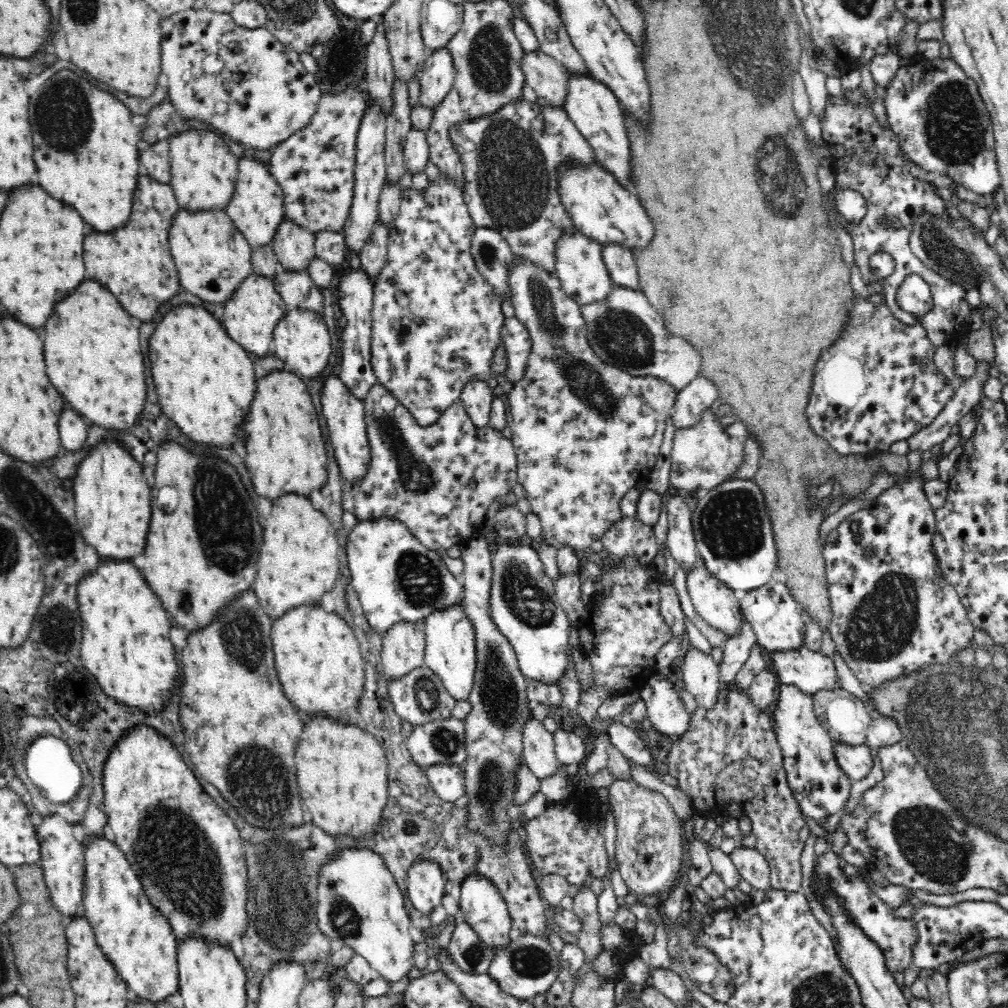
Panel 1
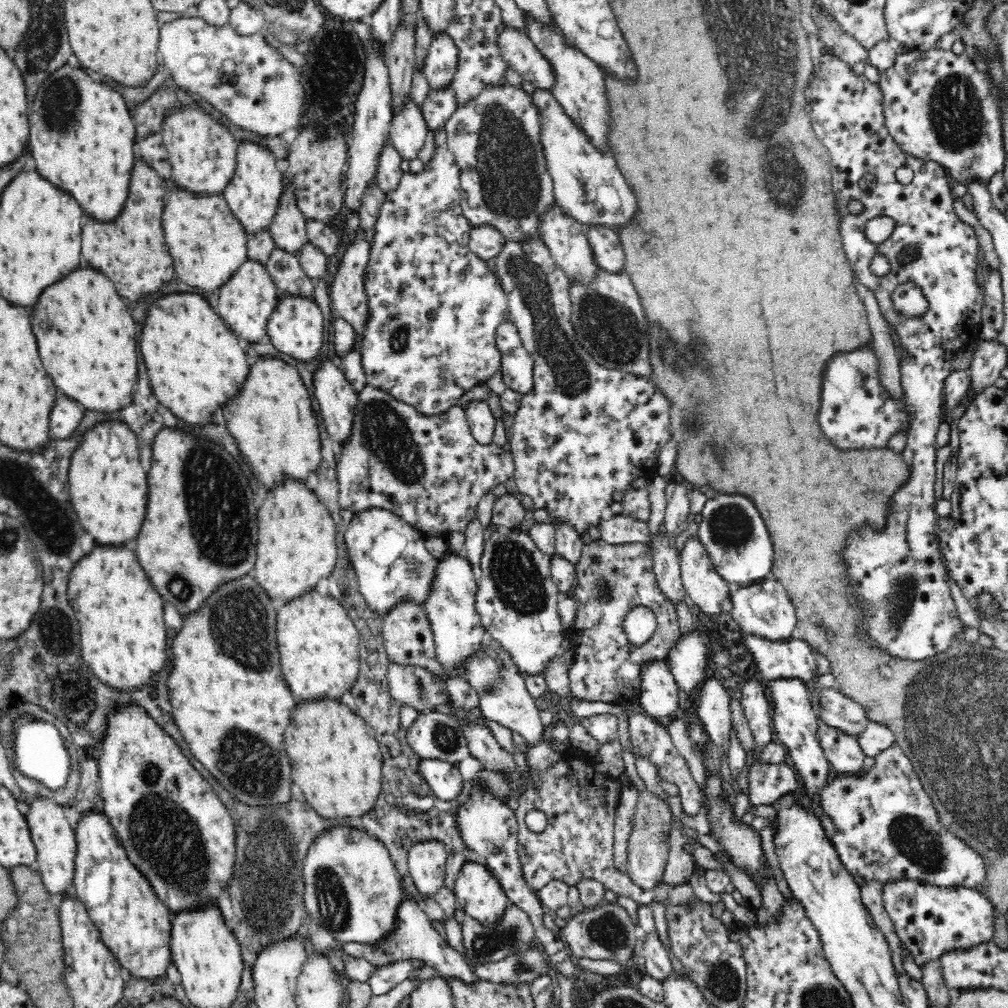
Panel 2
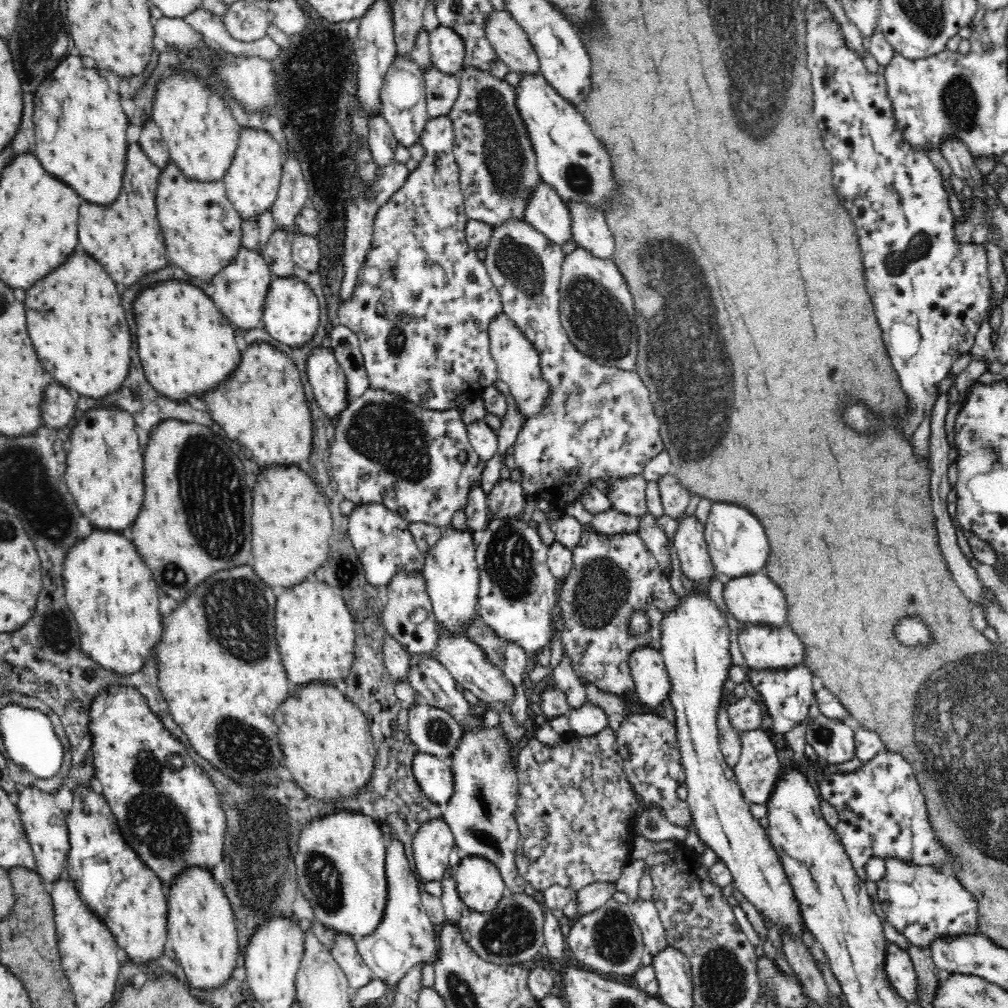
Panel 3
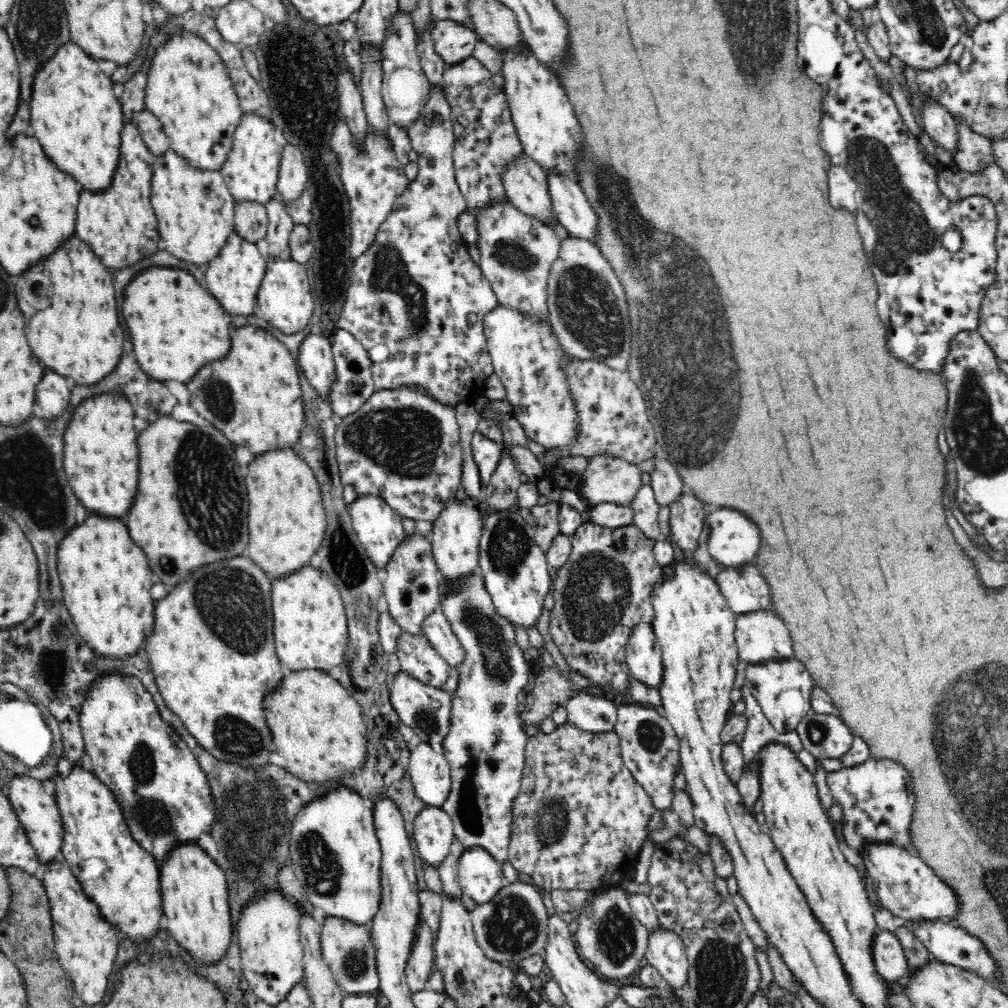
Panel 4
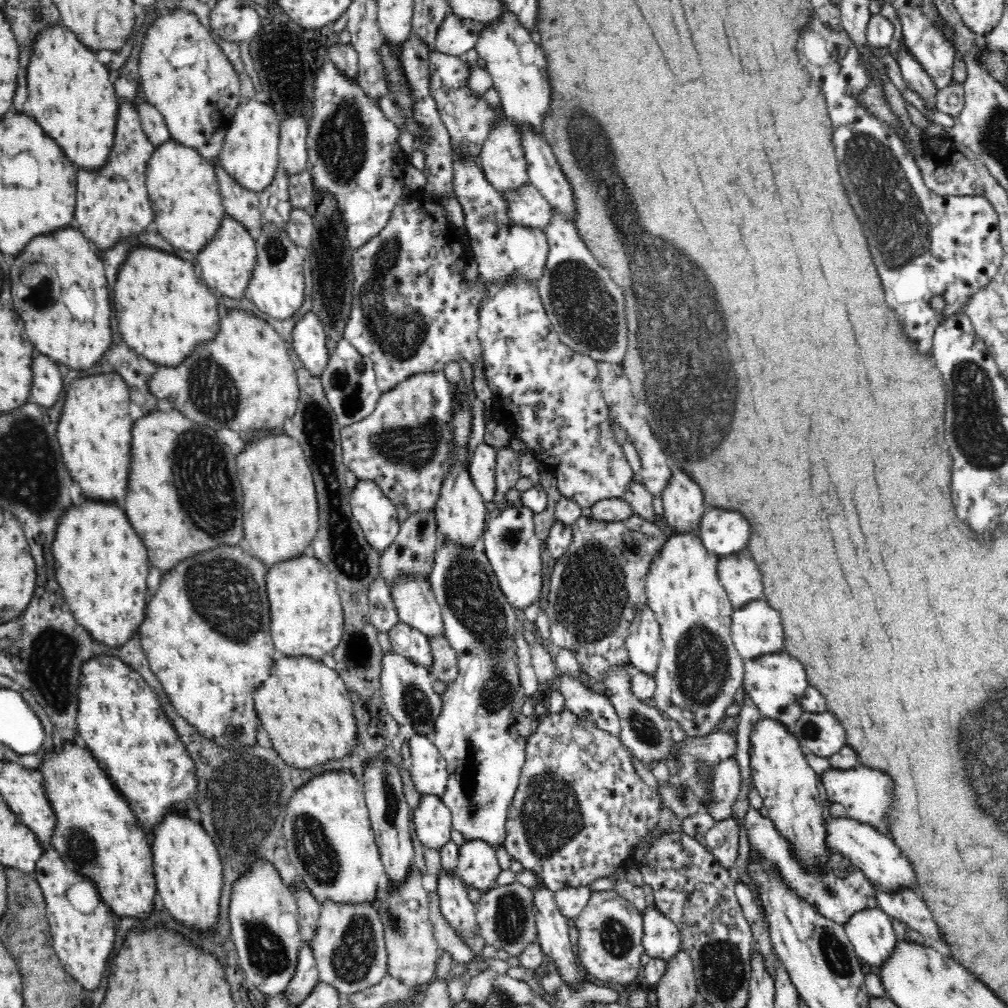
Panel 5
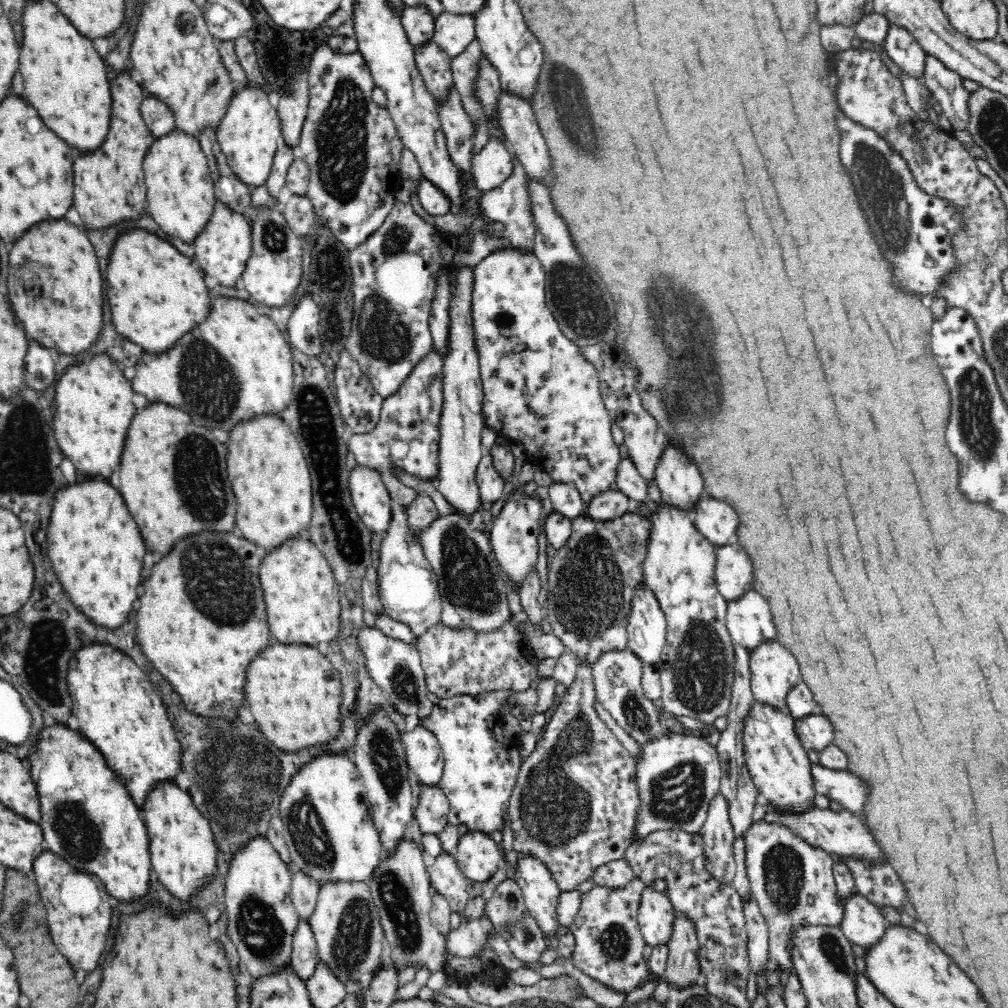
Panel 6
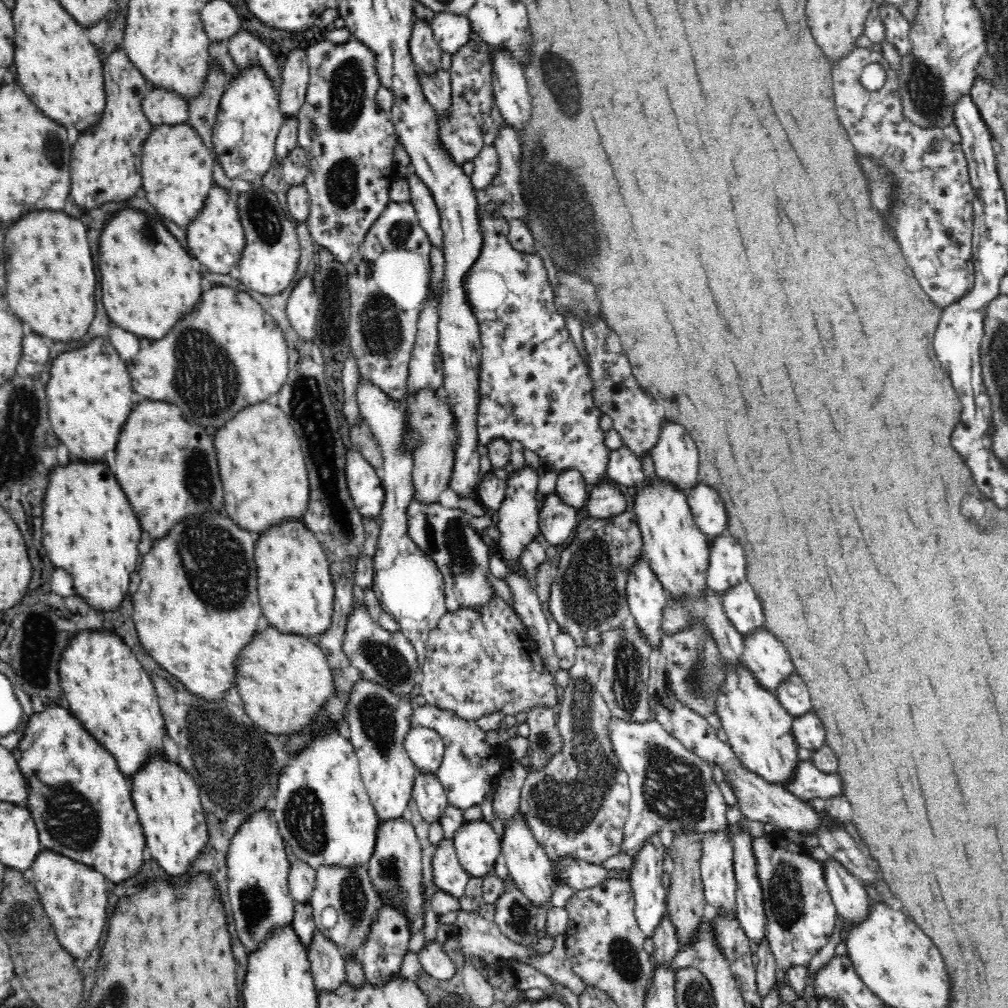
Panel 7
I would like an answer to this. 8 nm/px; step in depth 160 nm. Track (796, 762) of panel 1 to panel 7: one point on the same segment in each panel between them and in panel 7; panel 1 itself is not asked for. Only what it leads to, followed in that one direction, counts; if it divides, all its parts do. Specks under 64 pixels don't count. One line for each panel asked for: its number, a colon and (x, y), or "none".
2: (794, 720)
3: (787, 694)
4: (783, 689)
5: (775, 683)
6: (773, 671)
7: (768, 661)

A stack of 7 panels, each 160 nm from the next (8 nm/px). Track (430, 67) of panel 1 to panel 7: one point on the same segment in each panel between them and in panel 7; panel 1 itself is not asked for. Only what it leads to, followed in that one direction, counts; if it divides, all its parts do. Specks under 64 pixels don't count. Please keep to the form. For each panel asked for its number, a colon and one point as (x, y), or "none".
2: (441, 63)
3: (446, 48)
4: (453, 43)
5: (456, 35)
6: (453, 33)
7: (451, 31)

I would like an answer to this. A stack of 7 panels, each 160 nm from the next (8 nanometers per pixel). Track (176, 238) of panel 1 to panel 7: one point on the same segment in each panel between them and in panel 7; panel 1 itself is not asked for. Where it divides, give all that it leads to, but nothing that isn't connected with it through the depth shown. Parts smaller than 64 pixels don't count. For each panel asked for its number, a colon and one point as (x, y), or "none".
2: (208, 244)
3: (202, 230)
4: (195, 209)
5: (184, 191)
6: (180, 192)
7: (176, 169)

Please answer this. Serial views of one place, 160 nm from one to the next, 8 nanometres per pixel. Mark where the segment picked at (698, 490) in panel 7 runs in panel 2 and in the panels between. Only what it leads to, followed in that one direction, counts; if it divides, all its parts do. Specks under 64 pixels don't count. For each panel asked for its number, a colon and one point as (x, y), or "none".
2: (736, 540)
3: (738, 547)
4: (734, 542)
5: (723, 533)
6: (718, 523)

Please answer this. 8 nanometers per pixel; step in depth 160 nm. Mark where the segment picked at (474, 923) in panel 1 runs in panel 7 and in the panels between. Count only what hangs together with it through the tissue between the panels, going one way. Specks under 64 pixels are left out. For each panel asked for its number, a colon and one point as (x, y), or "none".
2: (480, 895)
3: (477, 880)
4: (480, 876)
5: (477, 867)
6: (478, 855)
7: (477, 845)

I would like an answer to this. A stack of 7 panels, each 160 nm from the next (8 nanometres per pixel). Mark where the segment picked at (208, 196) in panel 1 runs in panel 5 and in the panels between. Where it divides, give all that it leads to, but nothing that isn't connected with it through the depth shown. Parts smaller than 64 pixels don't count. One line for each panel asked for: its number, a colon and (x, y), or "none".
2: (203, 154)
3: (202, 137)
4: (188, 90)
5: (184, 74)

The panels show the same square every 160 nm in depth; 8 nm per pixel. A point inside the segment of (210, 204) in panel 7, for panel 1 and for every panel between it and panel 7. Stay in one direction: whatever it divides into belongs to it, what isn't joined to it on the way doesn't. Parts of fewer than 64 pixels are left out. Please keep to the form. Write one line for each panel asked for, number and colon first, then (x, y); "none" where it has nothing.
1: (250, 318)
2: (246, 302)
3: (240, 293)
4: (235, 276)
5: (227, 264)
6: (222, 250)

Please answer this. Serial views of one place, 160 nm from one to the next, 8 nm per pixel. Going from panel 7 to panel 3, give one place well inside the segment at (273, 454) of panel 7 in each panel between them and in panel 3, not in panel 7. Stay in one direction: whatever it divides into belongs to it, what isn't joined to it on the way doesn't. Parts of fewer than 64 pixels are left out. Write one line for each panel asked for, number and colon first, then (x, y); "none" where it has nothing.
3: (291, 530)
4: (287, 518)
5: (281, 512)
6: (270, 475)

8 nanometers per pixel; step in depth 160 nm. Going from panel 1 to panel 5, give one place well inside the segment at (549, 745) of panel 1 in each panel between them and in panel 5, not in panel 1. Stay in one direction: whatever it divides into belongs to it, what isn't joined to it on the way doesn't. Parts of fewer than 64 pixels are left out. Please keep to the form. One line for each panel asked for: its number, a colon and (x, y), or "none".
2: (503, 697)
3: (467, 663)
4: (438, 630)
5: (416, 605)

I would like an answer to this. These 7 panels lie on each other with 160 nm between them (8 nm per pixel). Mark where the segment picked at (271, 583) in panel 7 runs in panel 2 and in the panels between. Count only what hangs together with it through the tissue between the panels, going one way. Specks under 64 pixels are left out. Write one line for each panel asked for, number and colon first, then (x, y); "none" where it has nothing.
2: (318, 644)
3: (315, 631)
4: (310, 630)
5: (307, 619)
6: (301, 594)

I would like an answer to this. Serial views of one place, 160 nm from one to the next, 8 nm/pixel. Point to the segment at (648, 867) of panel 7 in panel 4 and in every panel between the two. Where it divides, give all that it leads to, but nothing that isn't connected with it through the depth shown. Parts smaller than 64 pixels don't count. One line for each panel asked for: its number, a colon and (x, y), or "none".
4: (666, 952)
5: (662, 940)
6: (655, 915)

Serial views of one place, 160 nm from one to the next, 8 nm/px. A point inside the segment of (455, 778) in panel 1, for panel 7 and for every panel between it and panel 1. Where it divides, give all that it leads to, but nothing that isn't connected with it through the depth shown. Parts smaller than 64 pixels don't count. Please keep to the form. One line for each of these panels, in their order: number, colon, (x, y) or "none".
2: (444, 778)
3: (434, 775)
4: (430, 772)
5: (429, 773)
6: (422, 753)
7: (425, 747)

